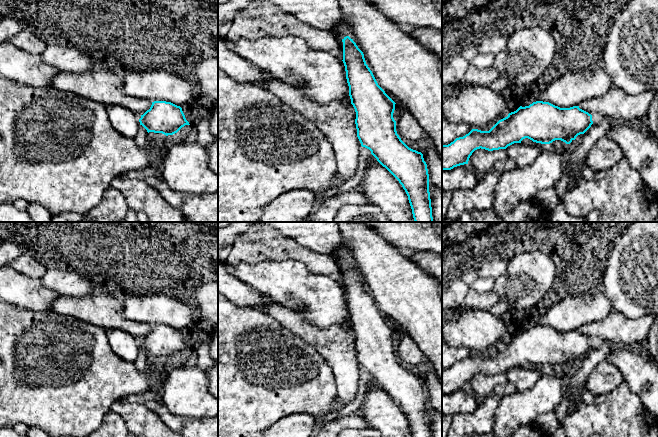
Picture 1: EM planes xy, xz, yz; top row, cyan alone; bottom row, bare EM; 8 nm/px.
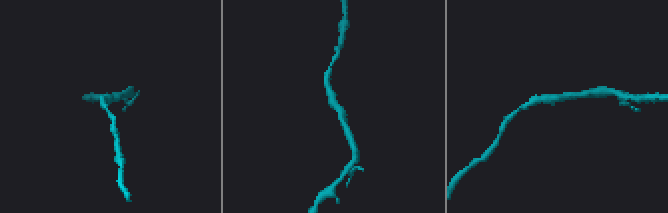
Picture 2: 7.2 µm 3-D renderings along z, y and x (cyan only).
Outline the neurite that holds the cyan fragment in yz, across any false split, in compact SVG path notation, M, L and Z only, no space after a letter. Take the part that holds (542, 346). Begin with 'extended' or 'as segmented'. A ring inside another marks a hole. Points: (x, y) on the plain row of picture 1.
as segmented | M543 325L520 330L489 355L472 353L450 368L442 369L442 395L468 388L470 380L477 373L506 373L525 362L541 368L550 368L555 364L570 368L592 348L592 339L579 330L560 332Z

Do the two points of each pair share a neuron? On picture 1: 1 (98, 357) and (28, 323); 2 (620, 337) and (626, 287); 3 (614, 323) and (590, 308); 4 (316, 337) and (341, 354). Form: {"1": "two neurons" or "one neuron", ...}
{"1": "one neuron", "2": "two neurons", "3": "two neurons", "4": "one neuron"}

